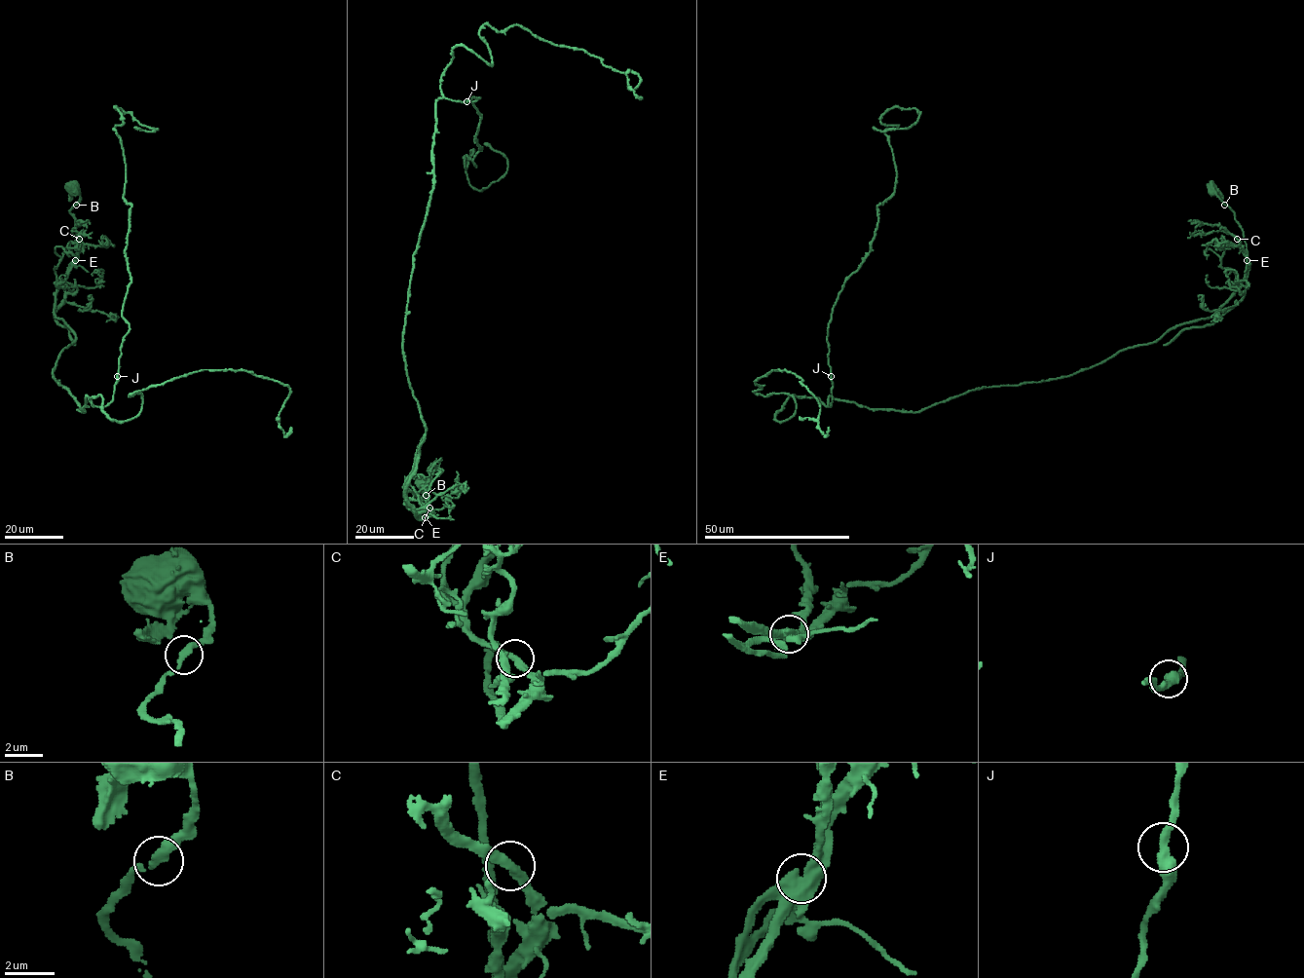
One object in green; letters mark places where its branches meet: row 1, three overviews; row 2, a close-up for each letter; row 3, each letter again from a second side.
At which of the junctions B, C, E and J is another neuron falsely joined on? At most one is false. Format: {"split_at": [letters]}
{"split_at": ["E"]}

